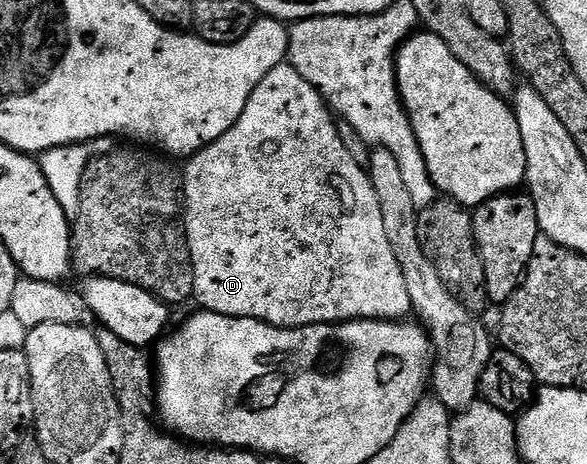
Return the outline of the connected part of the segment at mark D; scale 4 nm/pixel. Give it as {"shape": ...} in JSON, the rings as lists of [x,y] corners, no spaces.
{"shape":[[[286,62],[275,66],[259,86],[247,98],[247,106],[243,106],[243,114],[239,114],[239,122],[227,130],[215,142],[211,142],[206,148],[200,148],[188,157],[185,168],[185,180],[183,176],[183,231],[185,233],[185,243],[189,246],[189,262],[193,267],[193,295],[194,301],[198,300],[200,307],[206,312],[214,312],[223,316],[232,316],[233,318],[251,318],[252,320],[262,320],[265,324],[270,324],[276,328],[302,328],[303,326],[315,326],[316,324],[340,324],[347,320],[391,320],[401,322],[410,315],[411,312],[411,294],[407,294],[407,282],[403,282],[403,270],[399,270],[399,262],[391,250],[391,242],[387,242],[387,233],[383,231],[383,210],[379,210],[379,198],[375,198],[373,184],[369,181],[368,171],[364,167],[356,164],[355,159],[345,149],[345,140],[343,136],[337,133],[337,128],[333,125],[335,121],[334,113],[331,111],[325,99],[319,92],[313,89],[311,84],[298,74],[293,65]]]}

